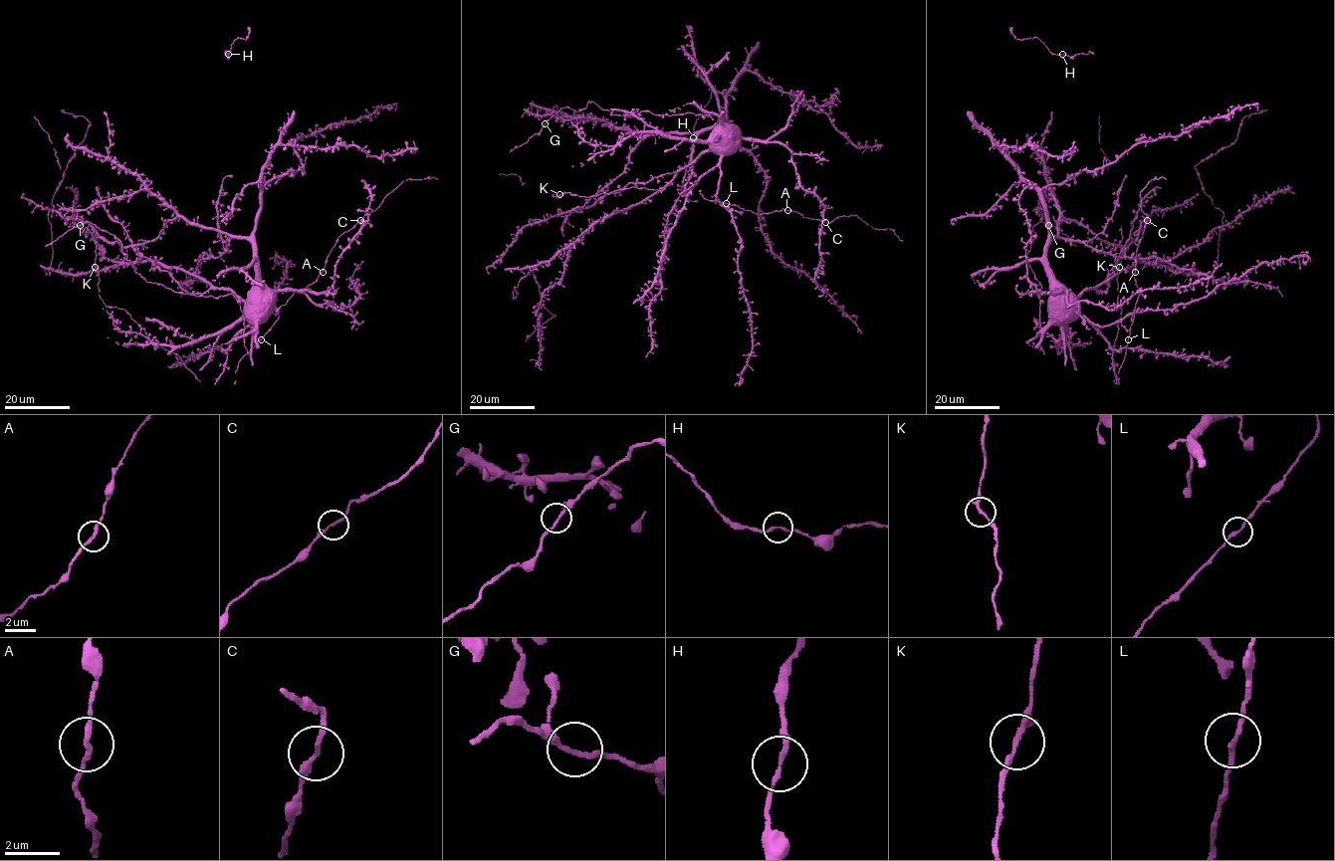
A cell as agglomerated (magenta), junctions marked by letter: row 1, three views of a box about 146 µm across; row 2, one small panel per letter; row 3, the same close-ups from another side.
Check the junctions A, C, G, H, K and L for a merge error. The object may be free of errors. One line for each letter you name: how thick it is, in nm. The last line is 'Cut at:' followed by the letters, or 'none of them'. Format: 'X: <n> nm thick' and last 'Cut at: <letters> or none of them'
Cut at: none of them

